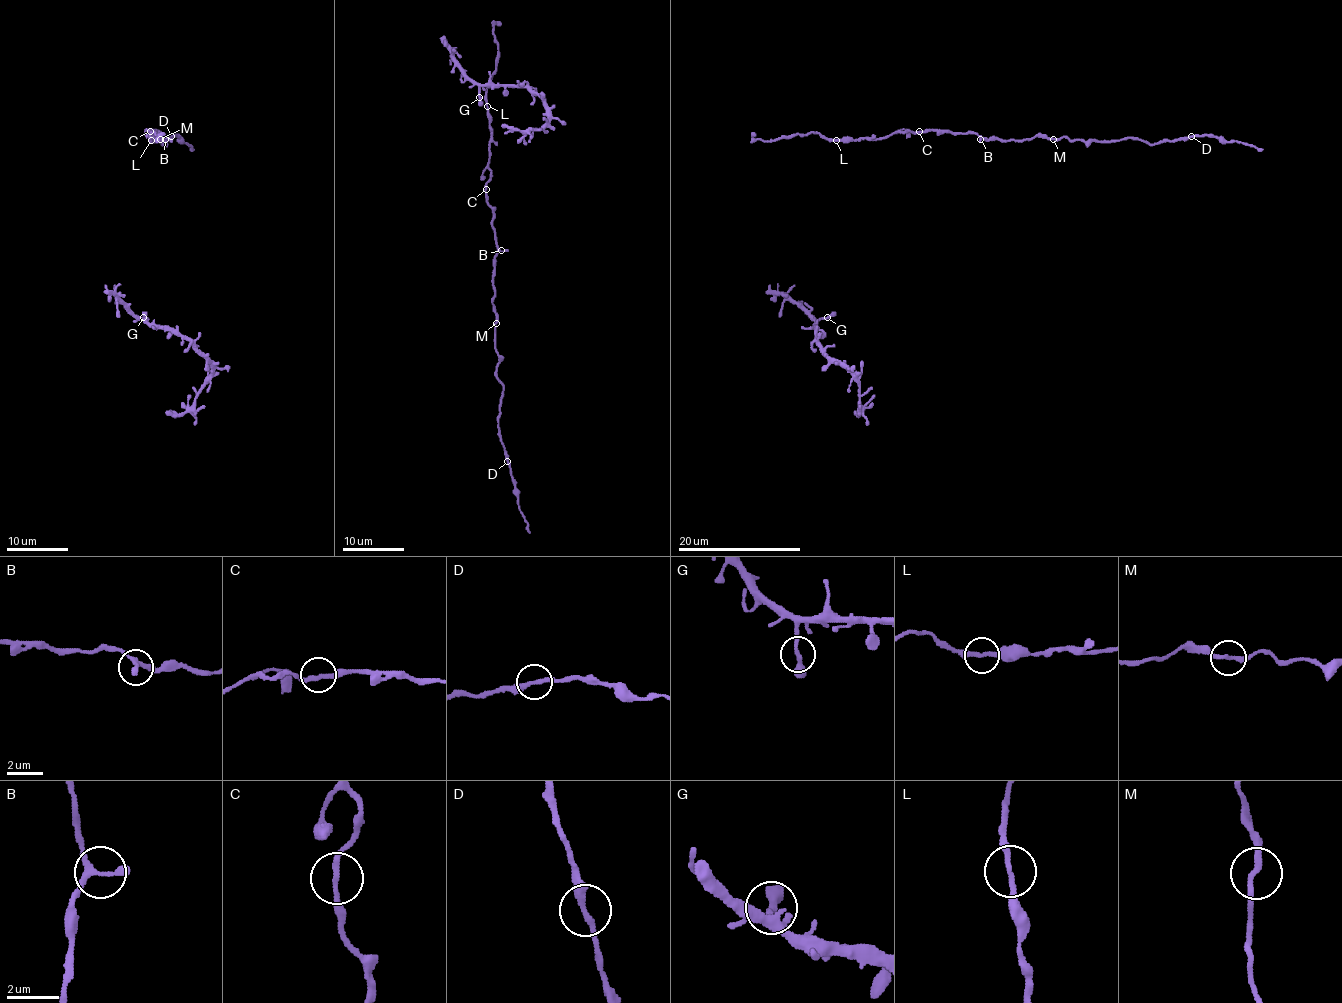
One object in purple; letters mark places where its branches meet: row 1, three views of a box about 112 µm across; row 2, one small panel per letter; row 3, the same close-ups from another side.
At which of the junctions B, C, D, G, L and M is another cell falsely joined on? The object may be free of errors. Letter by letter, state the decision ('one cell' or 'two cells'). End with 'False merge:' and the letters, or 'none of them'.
B: one cell
C: one cell
D: two cells
G: one cell
L: one cell
M: one cell
False merge: D

